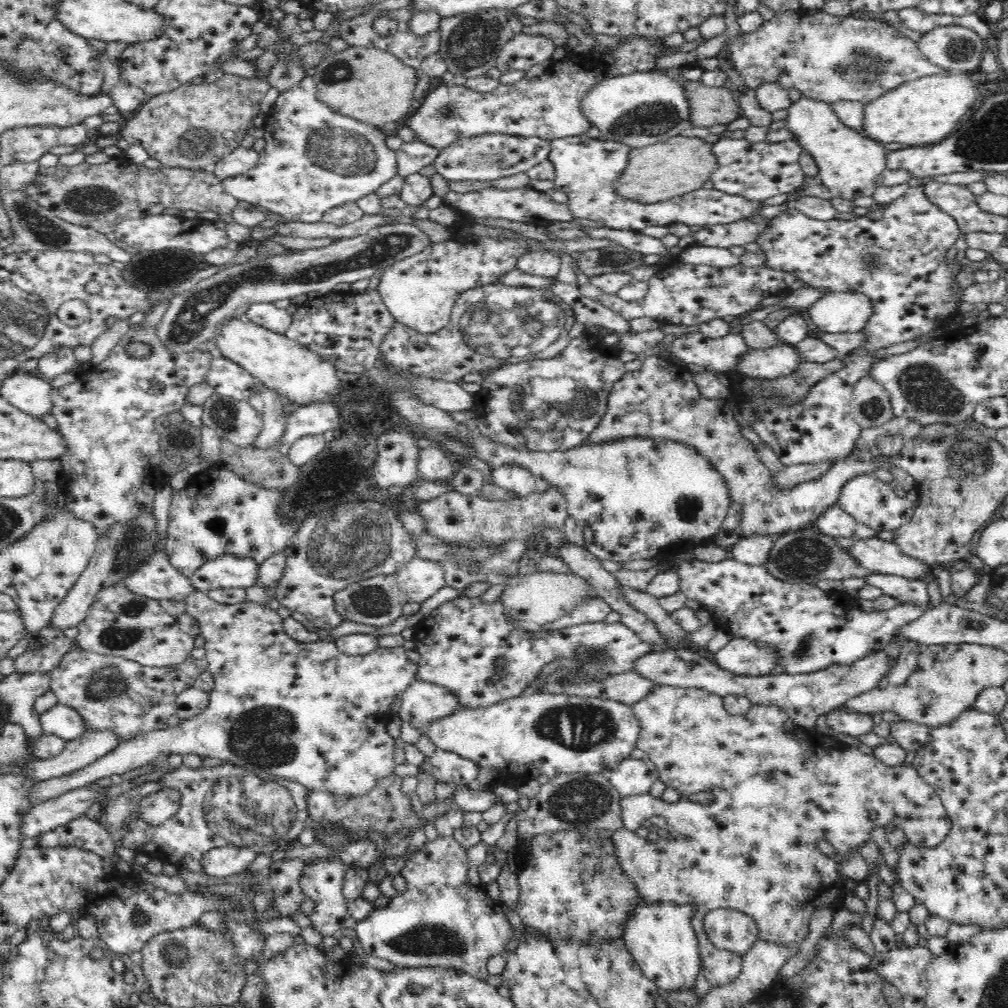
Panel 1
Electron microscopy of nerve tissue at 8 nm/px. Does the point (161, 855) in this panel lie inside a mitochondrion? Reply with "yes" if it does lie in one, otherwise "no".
no

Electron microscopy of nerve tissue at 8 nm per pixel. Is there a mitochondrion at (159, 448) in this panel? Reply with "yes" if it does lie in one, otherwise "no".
no

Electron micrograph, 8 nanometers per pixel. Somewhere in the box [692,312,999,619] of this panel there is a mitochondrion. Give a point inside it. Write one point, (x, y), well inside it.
(923, 387)

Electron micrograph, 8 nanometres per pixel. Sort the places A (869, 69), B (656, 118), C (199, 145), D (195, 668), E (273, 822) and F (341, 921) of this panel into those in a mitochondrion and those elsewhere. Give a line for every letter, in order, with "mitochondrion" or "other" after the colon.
A: mitochondrion
B: mitochondrion
C: mitochondrion
D: other
E: mitochondrion
F: other

